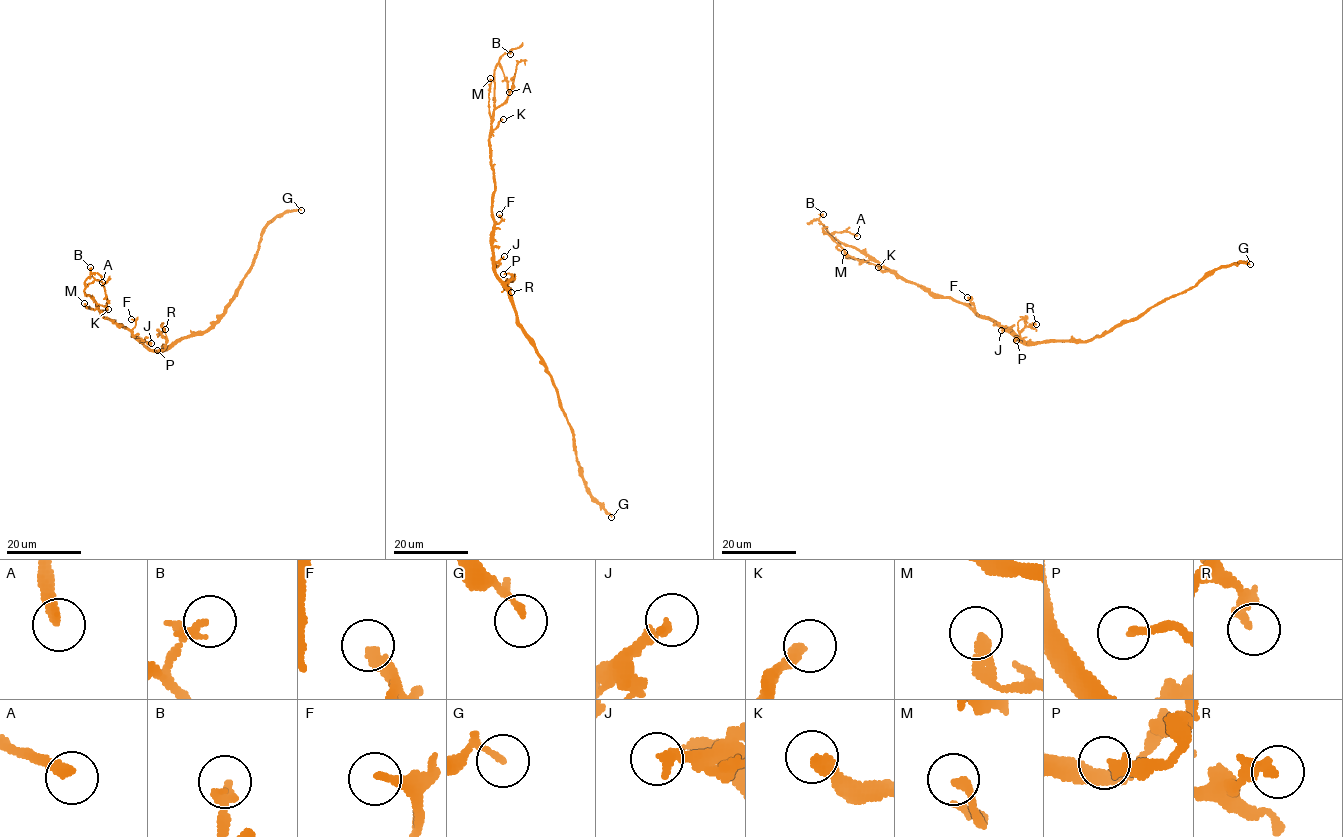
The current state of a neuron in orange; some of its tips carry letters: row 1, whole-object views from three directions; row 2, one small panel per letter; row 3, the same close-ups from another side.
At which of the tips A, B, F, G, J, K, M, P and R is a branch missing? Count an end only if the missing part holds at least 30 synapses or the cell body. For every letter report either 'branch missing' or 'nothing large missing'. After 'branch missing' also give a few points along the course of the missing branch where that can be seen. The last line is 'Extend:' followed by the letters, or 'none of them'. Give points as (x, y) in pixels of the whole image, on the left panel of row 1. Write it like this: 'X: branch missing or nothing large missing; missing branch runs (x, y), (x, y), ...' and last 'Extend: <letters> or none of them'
A: nothing large missing
B: nothing large missing
F: nothing large missing
G: nothing large missing
J: branch missing; missing branch runs (151, 343), (157, 340), (146, 331)
K: nothing large missing
M: nothing large missing
P: nothing large missing
R: nothing large missing
Extend: J

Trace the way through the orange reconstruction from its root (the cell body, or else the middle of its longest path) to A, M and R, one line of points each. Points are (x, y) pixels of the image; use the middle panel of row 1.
A: (510, 293), (496, 275), (492, 247), (494, 175), (489, 142), (495, 97), (494, 73), (497, 64), (509, 92)
M: (510, 293), (496, 275), (492, 247), (494, 175), (489, 143), (490, 78)
R: (510, 293), (506, 284), (513, 278), (507, 284), (511, 292)

